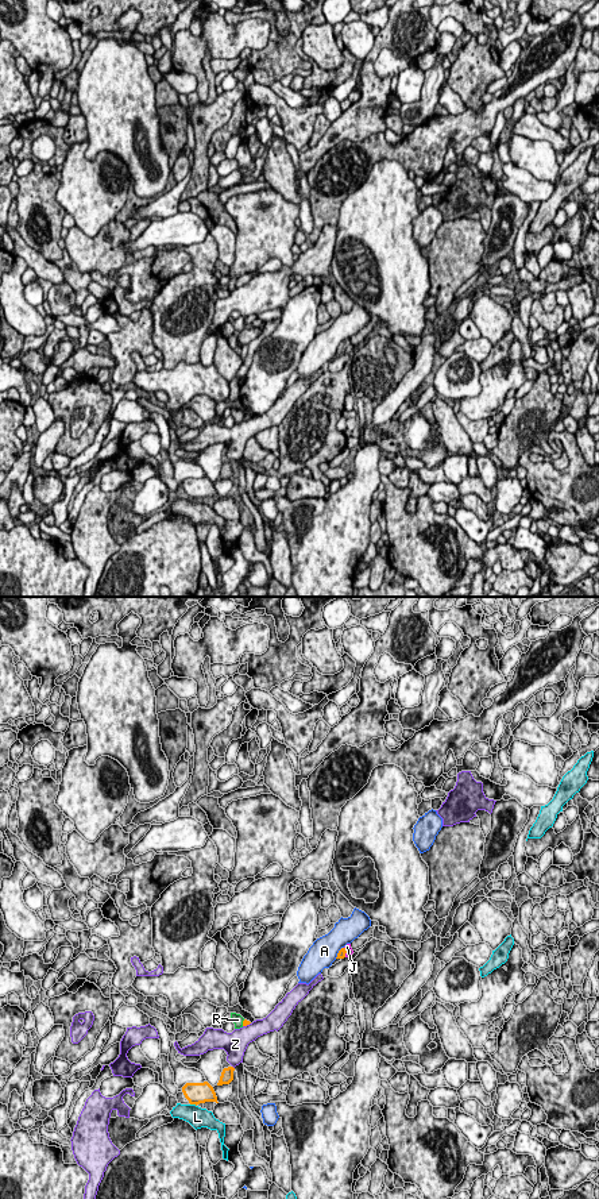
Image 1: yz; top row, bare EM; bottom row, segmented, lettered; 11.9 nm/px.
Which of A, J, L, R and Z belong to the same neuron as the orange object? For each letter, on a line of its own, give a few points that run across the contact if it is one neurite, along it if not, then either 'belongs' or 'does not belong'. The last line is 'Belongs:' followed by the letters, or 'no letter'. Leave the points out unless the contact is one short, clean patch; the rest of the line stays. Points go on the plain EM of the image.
A: does not belong
J: line yz (341, 349), (346, 347), (347, 342); belongs
L: does not belong
R: does not belong
Z: does not belong
Belongs: J

